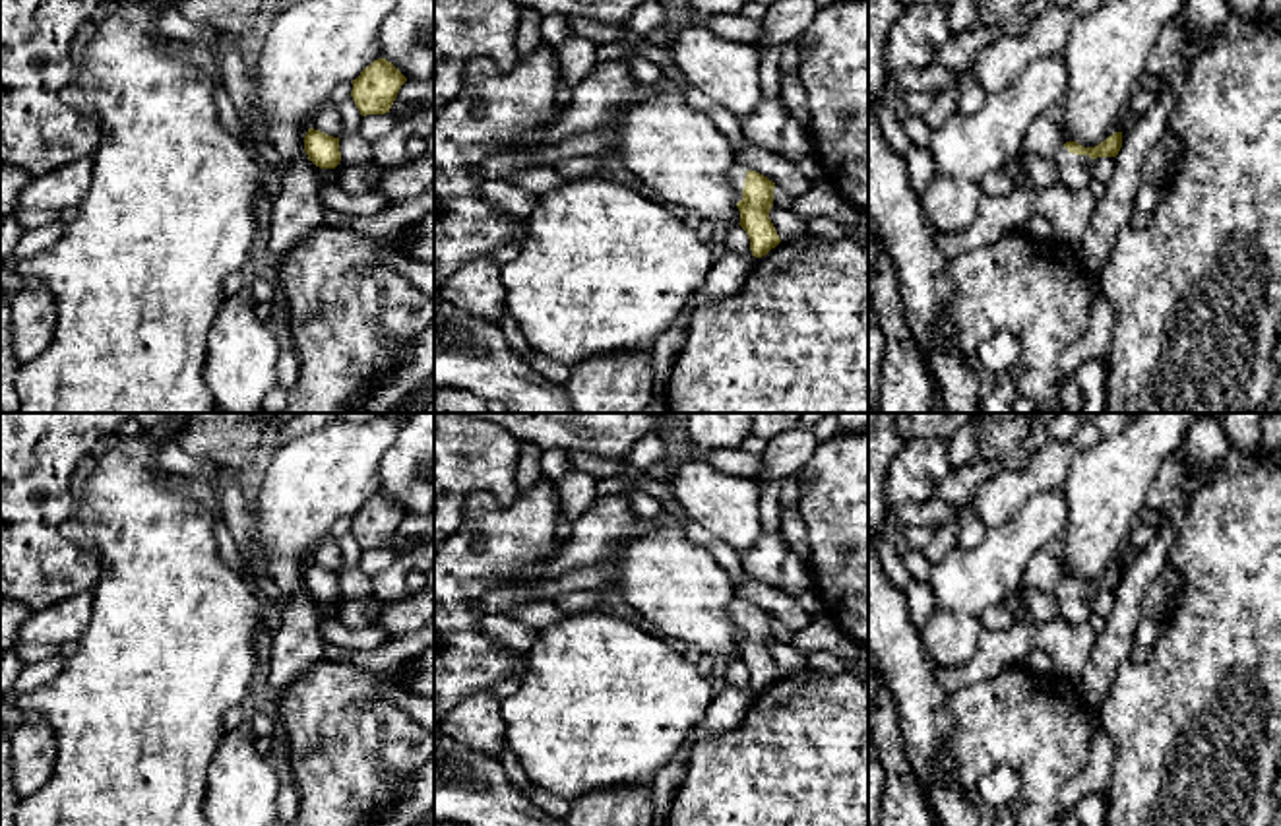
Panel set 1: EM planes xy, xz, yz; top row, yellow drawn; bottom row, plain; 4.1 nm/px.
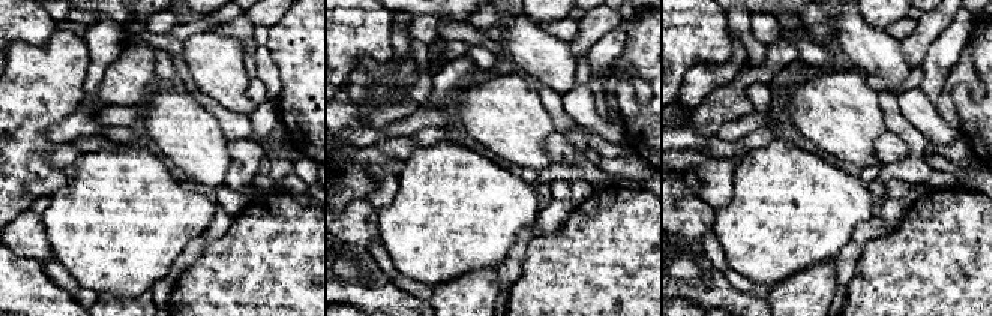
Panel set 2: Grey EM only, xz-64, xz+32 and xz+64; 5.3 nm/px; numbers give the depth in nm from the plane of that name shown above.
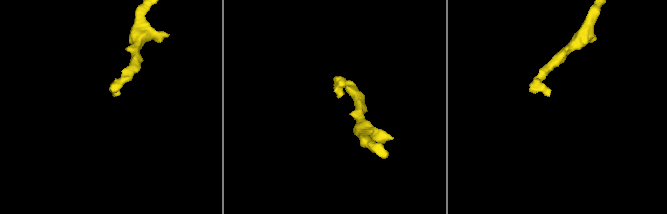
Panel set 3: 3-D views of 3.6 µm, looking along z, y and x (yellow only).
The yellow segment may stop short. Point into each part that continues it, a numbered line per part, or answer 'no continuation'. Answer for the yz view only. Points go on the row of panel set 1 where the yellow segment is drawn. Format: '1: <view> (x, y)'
1: yz (1074, 169)

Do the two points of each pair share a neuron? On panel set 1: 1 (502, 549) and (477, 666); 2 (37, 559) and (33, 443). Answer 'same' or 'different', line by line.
1: same
2: same

